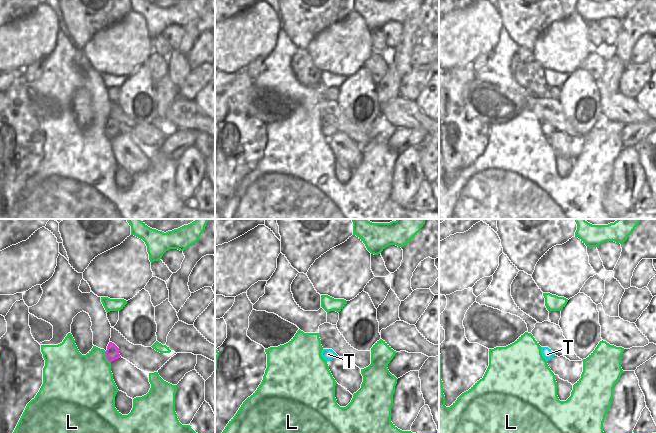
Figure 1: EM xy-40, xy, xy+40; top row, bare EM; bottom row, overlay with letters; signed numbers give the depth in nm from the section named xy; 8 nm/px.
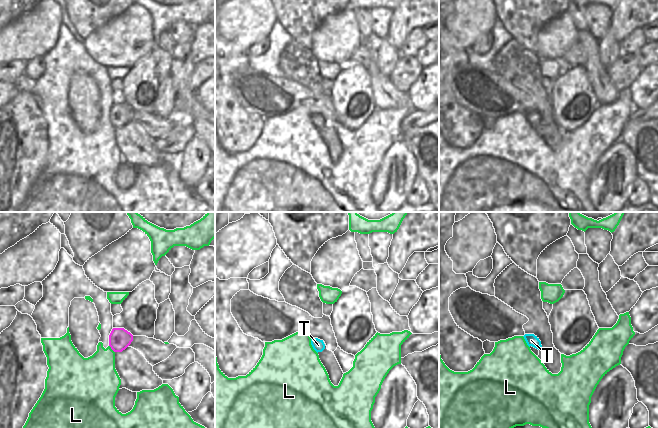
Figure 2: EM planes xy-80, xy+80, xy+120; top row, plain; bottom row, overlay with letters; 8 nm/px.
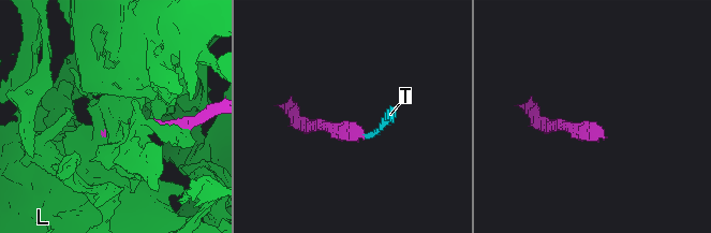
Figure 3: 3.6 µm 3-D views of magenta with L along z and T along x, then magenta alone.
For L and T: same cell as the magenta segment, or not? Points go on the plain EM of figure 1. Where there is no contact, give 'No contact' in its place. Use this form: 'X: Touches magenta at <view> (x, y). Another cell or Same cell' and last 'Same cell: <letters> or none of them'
L: Touches magenta at xy-40 (106, 133). Another cell
T: Touches magenta at xy (335, 132). Same cell
Same cell: T

